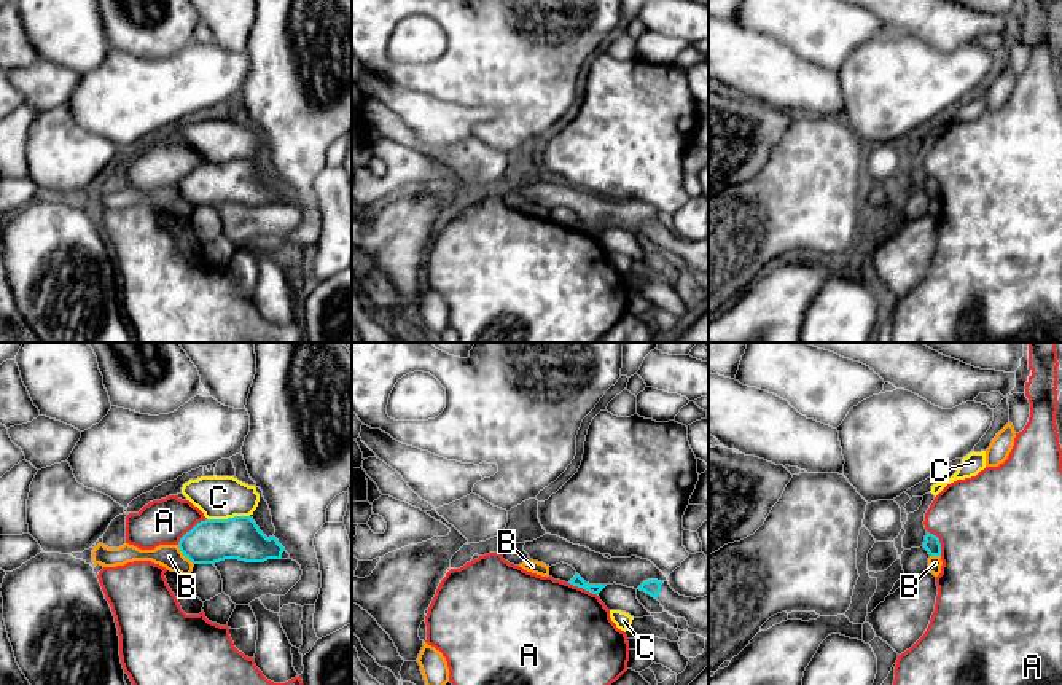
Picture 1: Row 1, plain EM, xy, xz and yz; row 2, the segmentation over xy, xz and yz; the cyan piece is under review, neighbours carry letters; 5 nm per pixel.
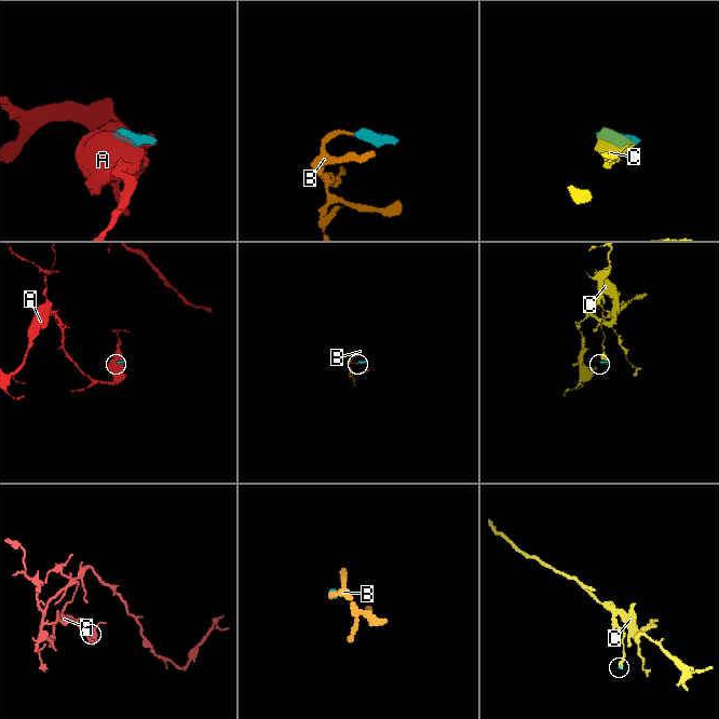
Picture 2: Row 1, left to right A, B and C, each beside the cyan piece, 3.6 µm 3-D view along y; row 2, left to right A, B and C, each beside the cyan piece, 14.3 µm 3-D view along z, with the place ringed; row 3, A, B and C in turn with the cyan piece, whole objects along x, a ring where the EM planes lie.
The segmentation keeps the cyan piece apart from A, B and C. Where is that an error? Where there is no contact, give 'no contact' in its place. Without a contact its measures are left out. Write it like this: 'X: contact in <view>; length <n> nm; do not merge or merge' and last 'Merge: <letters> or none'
A: contact in xy; length 200 nm; do not merge
B: contact in xy; length 130 nm; do not merge
C: contact in xy; length 220 nm; do not merge
Merge: none

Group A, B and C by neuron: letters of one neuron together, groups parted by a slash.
A / B / C

